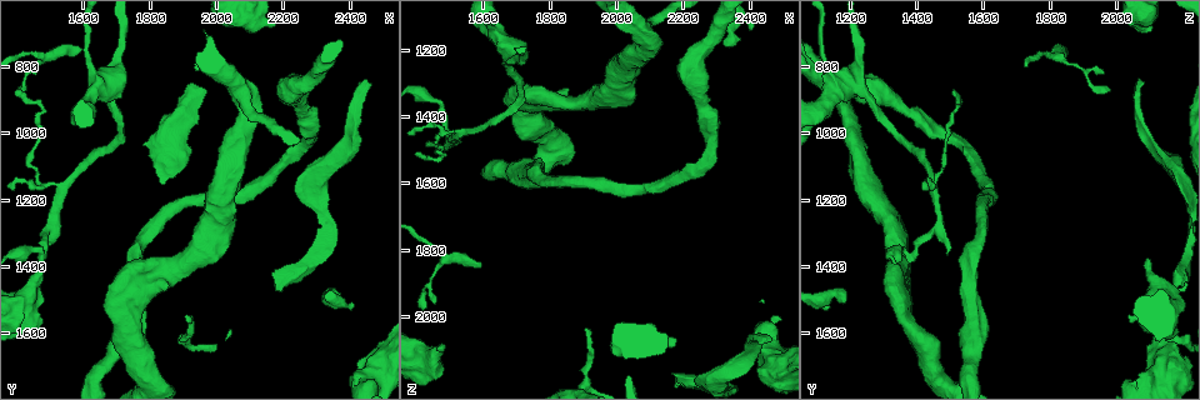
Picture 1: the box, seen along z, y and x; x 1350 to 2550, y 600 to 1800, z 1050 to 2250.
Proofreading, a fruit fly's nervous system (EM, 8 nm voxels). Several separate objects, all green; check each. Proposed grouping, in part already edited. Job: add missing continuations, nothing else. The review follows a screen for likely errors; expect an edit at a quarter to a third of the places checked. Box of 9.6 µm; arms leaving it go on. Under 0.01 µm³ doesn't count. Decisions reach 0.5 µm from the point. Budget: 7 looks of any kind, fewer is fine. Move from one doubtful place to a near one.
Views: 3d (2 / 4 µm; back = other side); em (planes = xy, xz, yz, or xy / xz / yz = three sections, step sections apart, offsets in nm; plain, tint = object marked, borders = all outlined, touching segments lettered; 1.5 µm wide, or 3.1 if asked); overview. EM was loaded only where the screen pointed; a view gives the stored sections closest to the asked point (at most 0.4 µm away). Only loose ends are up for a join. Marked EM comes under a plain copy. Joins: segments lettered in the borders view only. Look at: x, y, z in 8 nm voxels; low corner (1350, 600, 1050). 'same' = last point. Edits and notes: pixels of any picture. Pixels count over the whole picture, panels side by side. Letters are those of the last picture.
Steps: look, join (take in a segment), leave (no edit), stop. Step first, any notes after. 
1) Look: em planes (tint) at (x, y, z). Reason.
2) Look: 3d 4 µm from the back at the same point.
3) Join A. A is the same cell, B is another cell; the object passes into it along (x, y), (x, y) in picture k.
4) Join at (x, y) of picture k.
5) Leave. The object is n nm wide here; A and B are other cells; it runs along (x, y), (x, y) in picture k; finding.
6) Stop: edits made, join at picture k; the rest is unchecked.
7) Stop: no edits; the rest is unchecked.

Look: 3d 4 µm at (2400, 1520, 1130). Thin end.

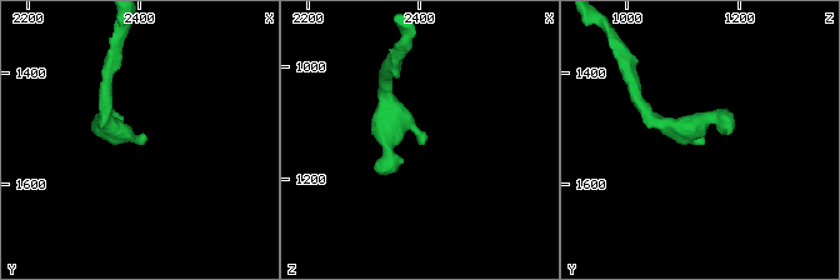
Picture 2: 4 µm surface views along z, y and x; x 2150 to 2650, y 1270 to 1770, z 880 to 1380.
Look: em xz step 8 (borders) at (2400, 1525, 1140).

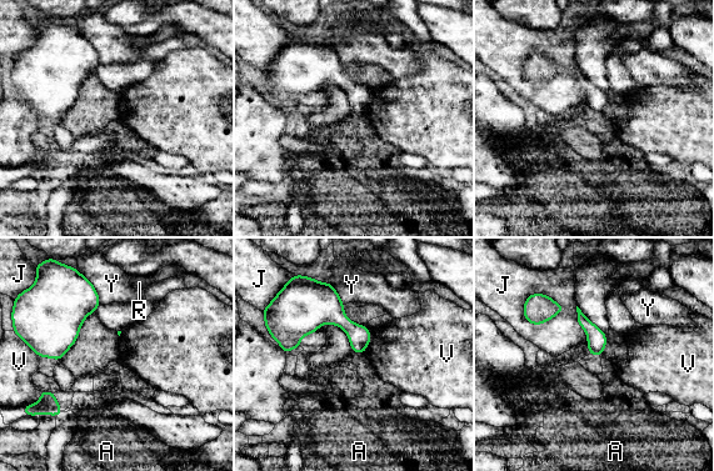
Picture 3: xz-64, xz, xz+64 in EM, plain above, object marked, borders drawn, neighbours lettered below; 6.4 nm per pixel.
Look: em planes (borders) at the same point. Another direction.

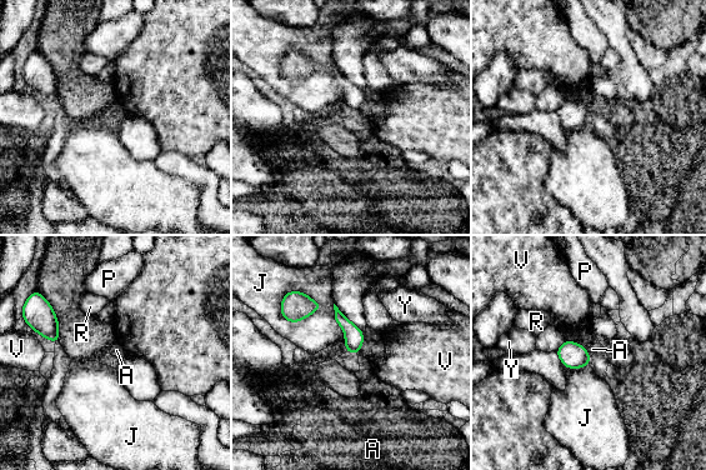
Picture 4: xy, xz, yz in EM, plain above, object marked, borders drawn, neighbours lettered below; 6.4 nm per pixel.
Leave. A, J, P, R, V and Y are other cells; a border runs along (323, 305), (298, 321), (280, 314) in picture 4; no lettered segment goes on from it.

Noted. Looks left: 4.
Look: 3d 4 µm from the back at (1920, 1540, 2040). Thin end.

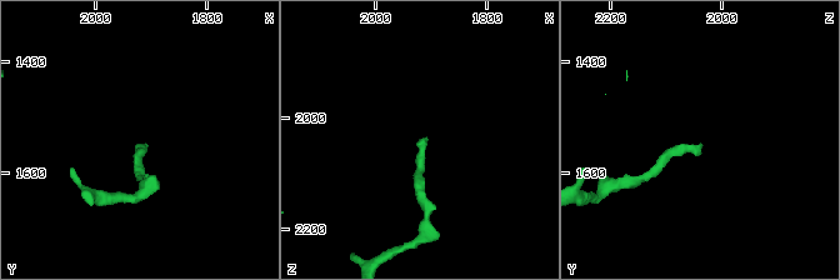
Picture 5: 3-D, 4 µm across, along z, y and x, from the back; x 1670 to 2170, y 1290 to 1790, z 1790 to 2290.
Look: em planes (borders) at (1915, 1550, 2035).

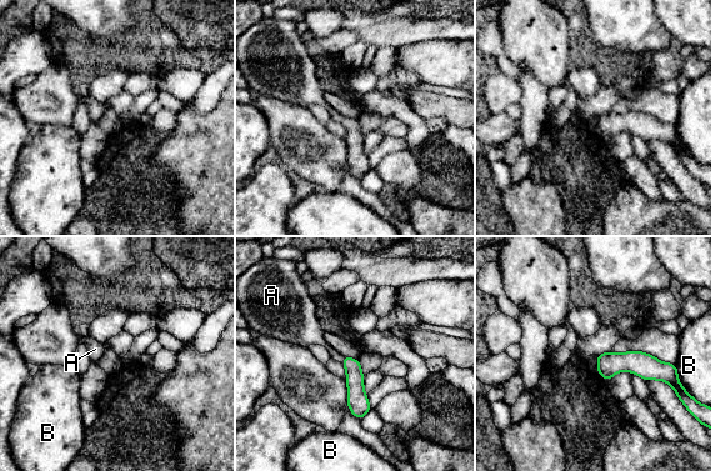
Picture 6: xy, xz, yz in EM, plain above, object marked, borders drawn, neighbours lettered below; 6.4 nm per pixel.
Join A. A is the same cell, B is another cell; the object passes into it along (356, 395), (343, 359), (313, 334) in picture 6; it goes on there.

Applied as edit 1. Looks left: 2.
Stop: edits made, join at picture 6; the rest is unchecked.

